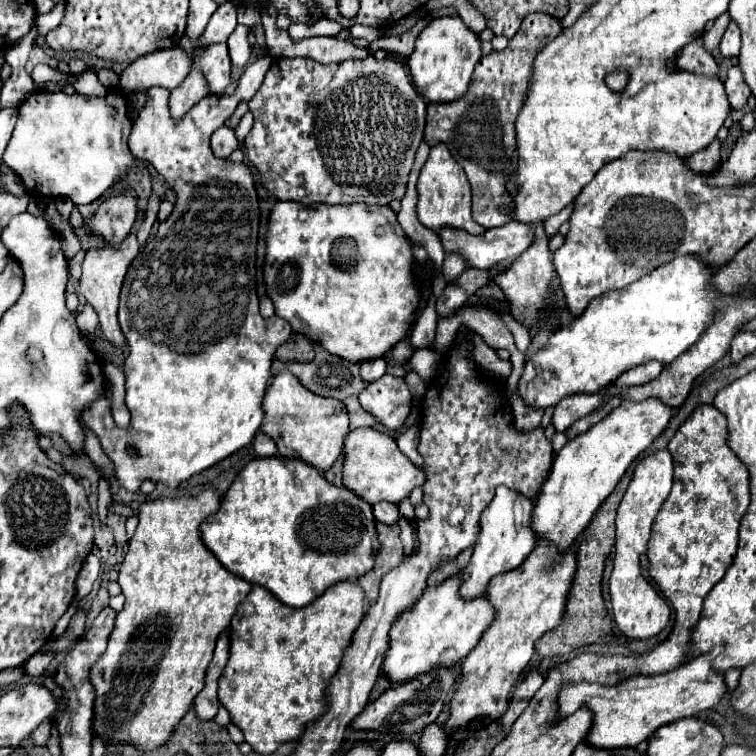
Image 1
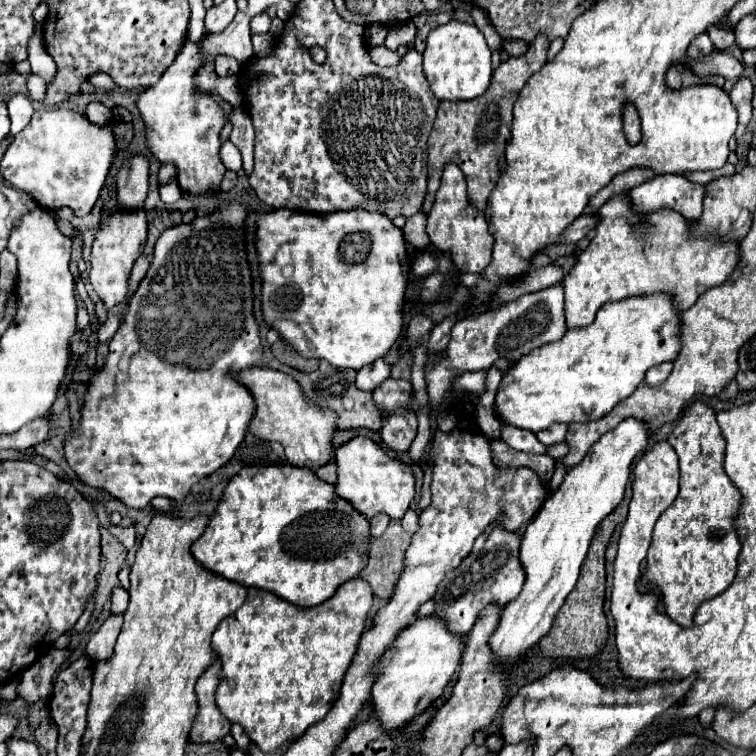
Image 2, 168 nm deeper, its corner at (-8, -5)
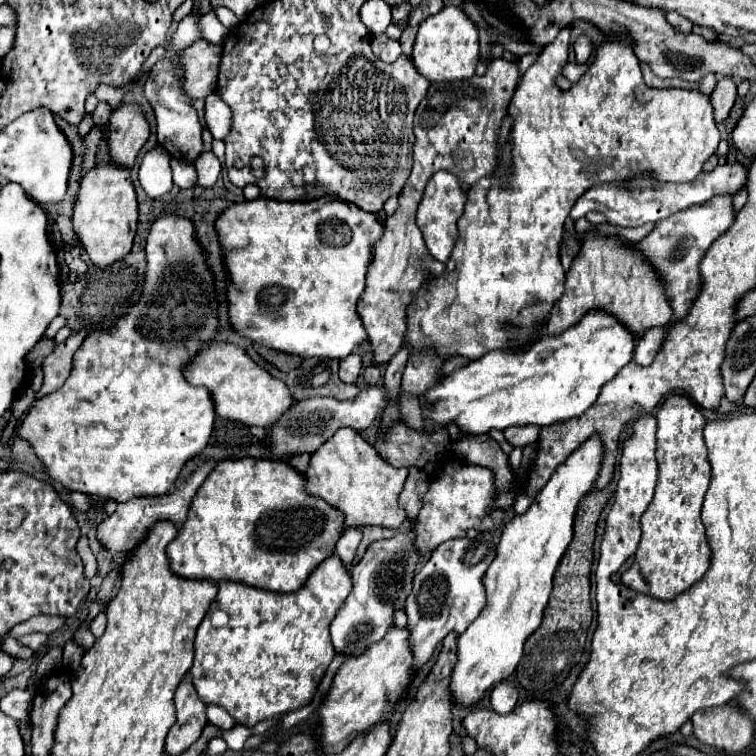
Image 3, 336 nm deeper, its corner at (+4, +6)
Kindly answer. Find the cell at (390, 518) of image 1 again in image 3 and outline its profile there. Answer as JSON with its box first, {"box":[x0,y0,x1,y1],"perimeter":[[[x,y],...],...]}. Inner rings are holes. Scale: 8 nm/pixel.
{"box":[336,529,362,565],"perimeter":[[[346,529],[340,541],[336,543],[336,555],[344,561],[344,565],[350,565],[354,559],[354,551],[362,539],[362,529]]]}

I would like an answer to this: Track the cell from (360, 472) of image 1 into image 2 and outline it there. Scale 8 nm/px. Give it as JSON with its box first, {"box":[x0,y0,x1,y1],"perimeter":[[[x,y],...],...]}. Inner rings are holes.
{"box":[334,436,416,520],"perimeter":[[[356,436],[336,448],[334,460],[338,466],[338,480],[334,484],[334,492],[336,496],[350,502],[362,516],[370,520],[372,516],[384,512],[390,516],[390,520],[400,520],[406,514],[410,500],[416,494],[414,474],[410,466],[388,458],[386,452],[366,436]]]}

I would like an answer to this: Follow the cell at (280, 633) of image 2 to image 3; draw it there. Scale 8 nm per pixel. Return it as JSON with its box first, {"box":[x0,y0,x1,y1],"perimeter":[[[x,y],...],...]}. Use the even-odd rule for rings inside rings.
{"box":[188,553,352,727],"perimeter":[[[334,553],[320,563],[306,581],[304,589],[296,593],[274,593],[236,581],[218,581],[218,585],[220,591],[210,606],[211,613],[208,611],[198,627],[194,641],[194,663],[188,671],[198,697],[206,705],[224,707],[234,721],[244,727],[254,727],[264,719],[274,719],[282,713],[310,705],[330,661],[336,655],[330,641],[330,623],[352,591],[352,575],[340,557]]]}

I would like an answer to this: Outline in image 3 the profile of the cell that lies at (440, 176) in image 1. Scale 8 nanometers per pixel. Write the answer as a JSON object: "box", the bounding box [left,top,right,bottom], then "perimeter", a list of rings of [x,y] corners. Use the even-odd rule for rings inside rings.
{"box":[416,171,468,263],"perimeter":[[[438,171],[430,177],[422,201],[418,205],[418,213],[416,213],[416,223],[420,227],[420,231],[424,233],[424,241],[428,251],[432,253],[434,259],[446,263],[448,257],[452,255],[452,249],[456,245],[456,237],[458,237],[458,219],[464,211],[464,203],[466,203],[466,193],[468,193],[468,185],[460,183],[460,179],[448,171]]]}

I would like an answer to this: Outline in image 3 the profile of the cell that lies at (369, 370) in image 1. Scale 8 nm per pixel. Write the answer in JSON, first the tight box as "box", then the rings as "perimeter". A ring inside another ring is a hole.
{"box":[340,353,362,383],"perimeter":[[[352,353],[340,361],[340,379],[344,383],[356,383],[362,373],[362,357]]]}

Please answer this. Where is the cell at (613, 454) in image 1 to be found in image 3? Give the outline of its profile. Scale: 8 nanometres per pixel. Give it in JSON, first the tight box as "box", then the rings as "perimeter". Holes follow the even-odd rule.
{"box":[452,433,604,703],"perimeter":[[[594,433],[586,443],[582,443],[550,477],[550,481],[544,485],[544,489],[538,493],[534,503],[528,507],[526,513],[516,515],[504,525],[498,549],[496,549],[496,559],[488,567],[488,573],[484,575],[484,585],[486,585],[486,607],[482,609],[480,617],[468,625],[468,629],[460,635],[458,639],[458,663],[452,673],[452,695],[456,703],[476,703],[482,699],[484,691],[488,691],[494,683],[506,679],[508,675],[514,673],[522,653],[524,653],[524,643],[526,639],[540,627],[542,623],[542,613],[548,603],[548,597],[552,593],[552,577],[554,571],[558,569],[558,563],[562,561],[568,543],[572,541],[574,533],[574,517],[576,509],[580,505],[580,499],[592,491],[600,467],[604,461],[604,443],[600,441],[600,435]]]}

